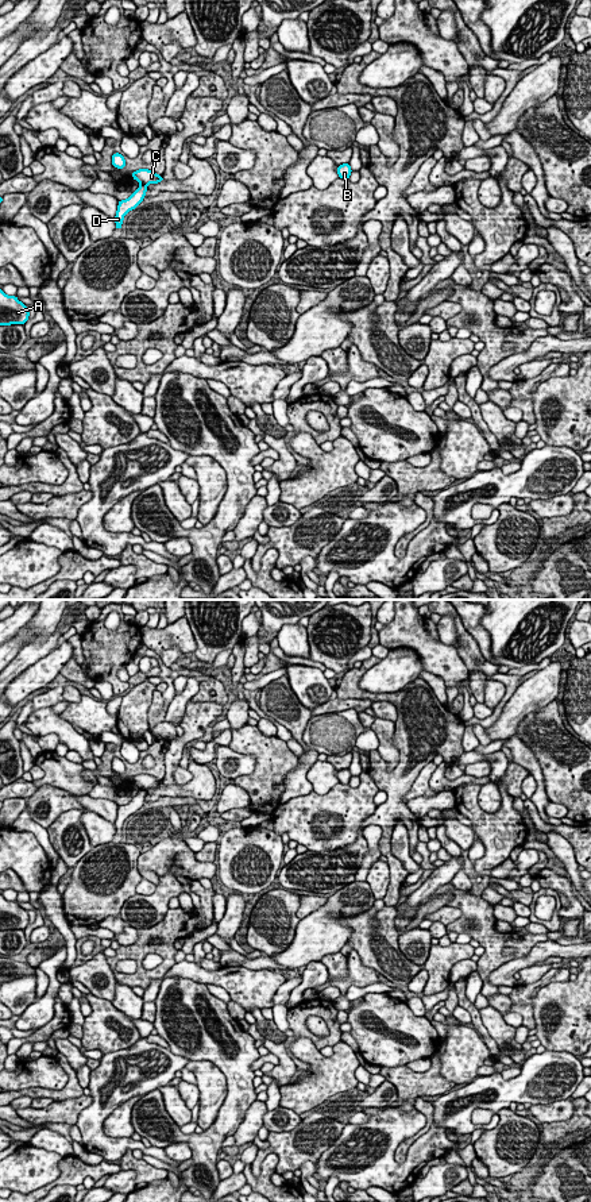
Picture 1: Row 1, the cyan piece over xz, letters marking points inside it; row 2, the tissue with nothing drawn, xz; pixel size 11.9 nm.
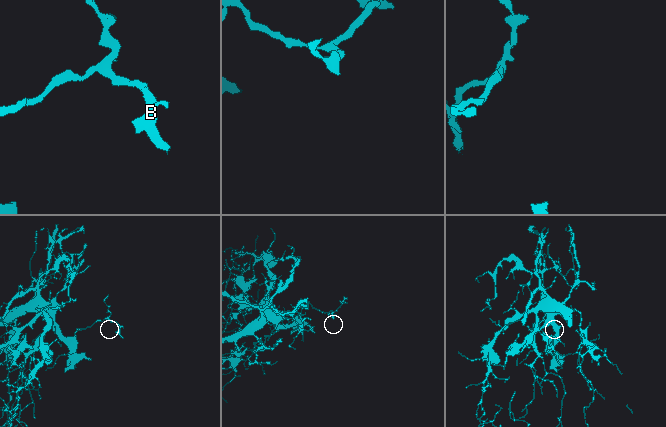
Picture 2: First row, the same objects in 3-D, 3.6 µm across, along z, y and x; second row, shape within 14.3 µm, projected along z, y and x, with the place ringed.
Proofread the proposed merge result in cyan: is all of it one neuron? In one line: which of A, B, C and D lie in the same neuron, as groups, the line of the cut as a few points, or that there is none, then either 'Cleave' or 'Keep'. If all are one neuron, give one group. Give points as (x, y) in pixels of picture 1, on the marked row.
Groups: A D / B C. Split along xz (141, 183), (145, 185). Cleave

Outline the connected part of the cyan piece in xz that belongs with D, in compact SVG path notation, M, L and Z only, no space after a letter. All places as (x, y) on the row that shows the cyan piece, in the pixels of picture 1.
M140 184L140 186L131 193L131 197L127 200L120 200L117 205L117 212L115 216L116 230L121 230L121 223L127 212L135 209L144 199L147 190L147 185Z

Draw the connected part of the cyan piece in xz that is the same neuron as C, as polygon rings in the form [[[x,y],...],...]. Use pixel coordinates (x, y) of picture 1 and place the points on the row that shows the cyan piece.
[[[140,169],[136,172],[132,172],[131,176],[134,180],[139,181],[140,184],[158,184],[163,181],[162,176],[158,176],[155,172],[148,169]]]

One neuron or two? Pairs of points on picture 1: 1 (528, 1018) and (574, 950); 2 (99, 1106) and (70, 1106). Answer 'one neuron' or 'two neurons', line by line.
1: two neurons
2: two neurons

